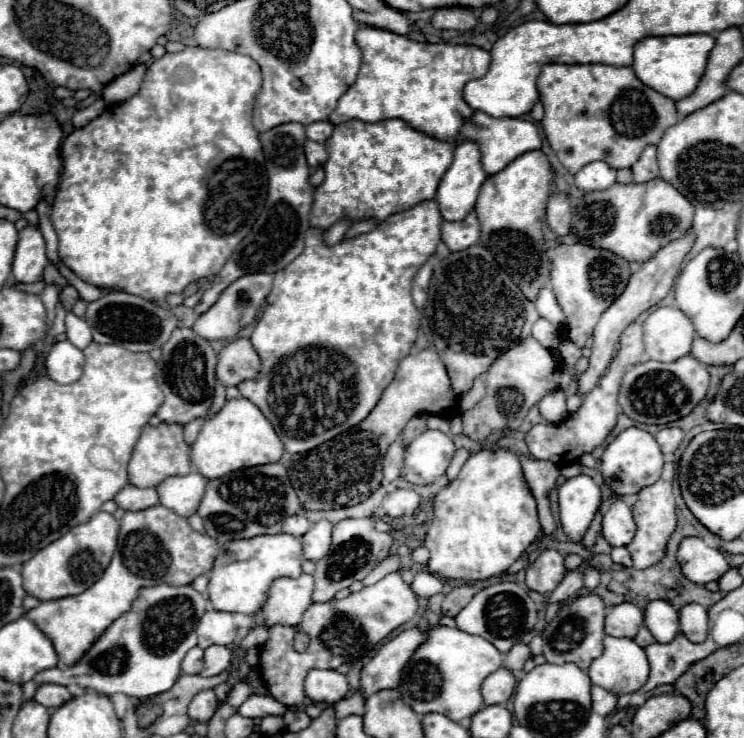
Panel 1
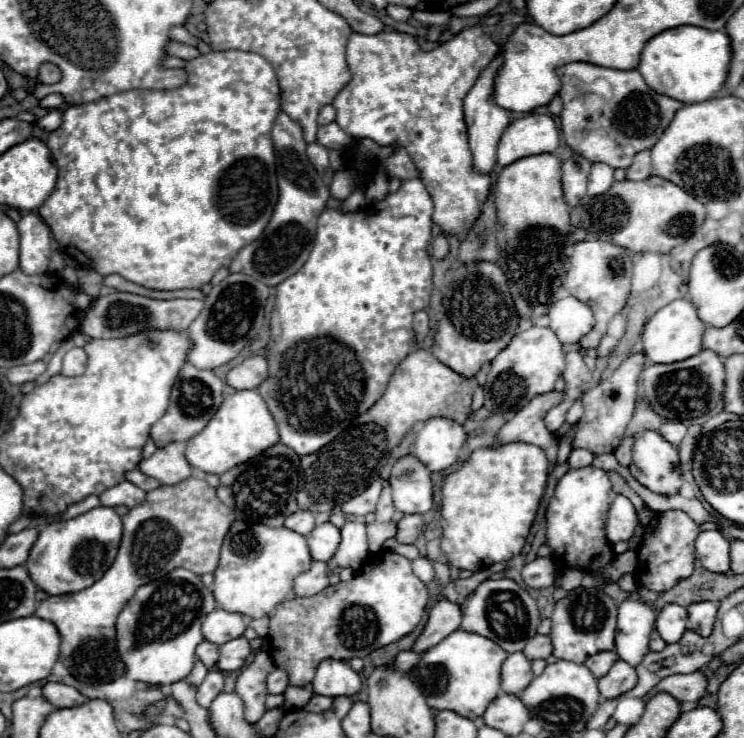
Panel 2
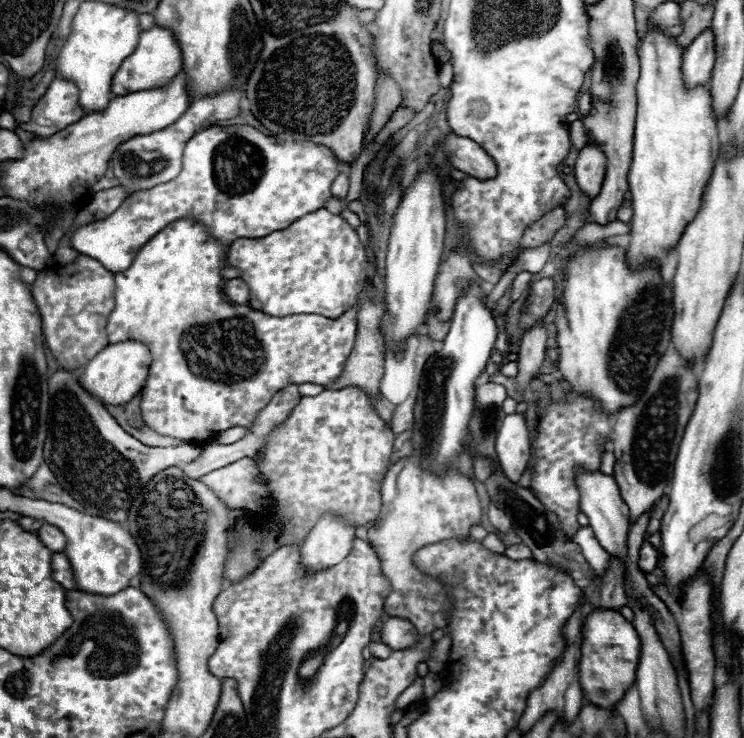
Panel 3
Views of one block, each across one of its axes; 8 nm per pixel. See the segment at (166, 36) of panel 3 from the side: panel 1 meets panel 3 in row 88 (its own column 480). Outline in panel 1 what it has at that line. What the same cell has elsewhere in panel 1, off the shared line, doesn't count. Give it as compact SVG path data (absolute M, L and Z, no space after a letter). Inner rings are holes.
M474 112L474 116L462 126L456 144L464 140L476 140L480 144L482 166L488 174L500 172L502 168L506 168L506 164L510 164L514 158L518 158L524 152L542 148L542 138L534 122L528 122L522 118L494 118L484 112Z

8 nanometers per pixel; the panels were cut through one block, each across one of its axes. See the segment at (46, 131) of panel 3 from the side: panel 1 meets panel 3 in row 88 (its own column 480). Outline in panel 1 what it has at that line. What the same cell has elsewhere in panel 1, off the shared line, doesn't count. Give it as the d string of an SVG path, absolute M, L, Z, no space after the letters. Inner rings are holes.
M360 26L354 42L362 52L362 66L356 82L338 100L336 110L330 114L332 124L342 124L346 120L374 124L398 118L436 140L456 142L462 124L474 114L462 98L464 84L482 78L488 72L488 50L466 44L420 44L406 36L370 26Z

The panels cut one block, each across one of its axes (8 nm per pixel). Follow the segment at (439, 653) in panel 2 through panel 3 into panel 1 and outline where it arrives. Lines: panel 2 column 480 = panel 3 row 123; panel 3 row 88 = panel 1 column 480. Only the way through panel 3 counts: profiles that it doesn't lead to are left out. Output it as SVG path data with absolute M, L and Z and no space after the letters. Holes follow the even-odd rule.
M434 628L428 640L414 652L402 672L400 694L404 702L418 714L438 712L454 722L476 714L484 700L480 686L484 678L502 666L502 654L482 636L462 632L458 628Z

